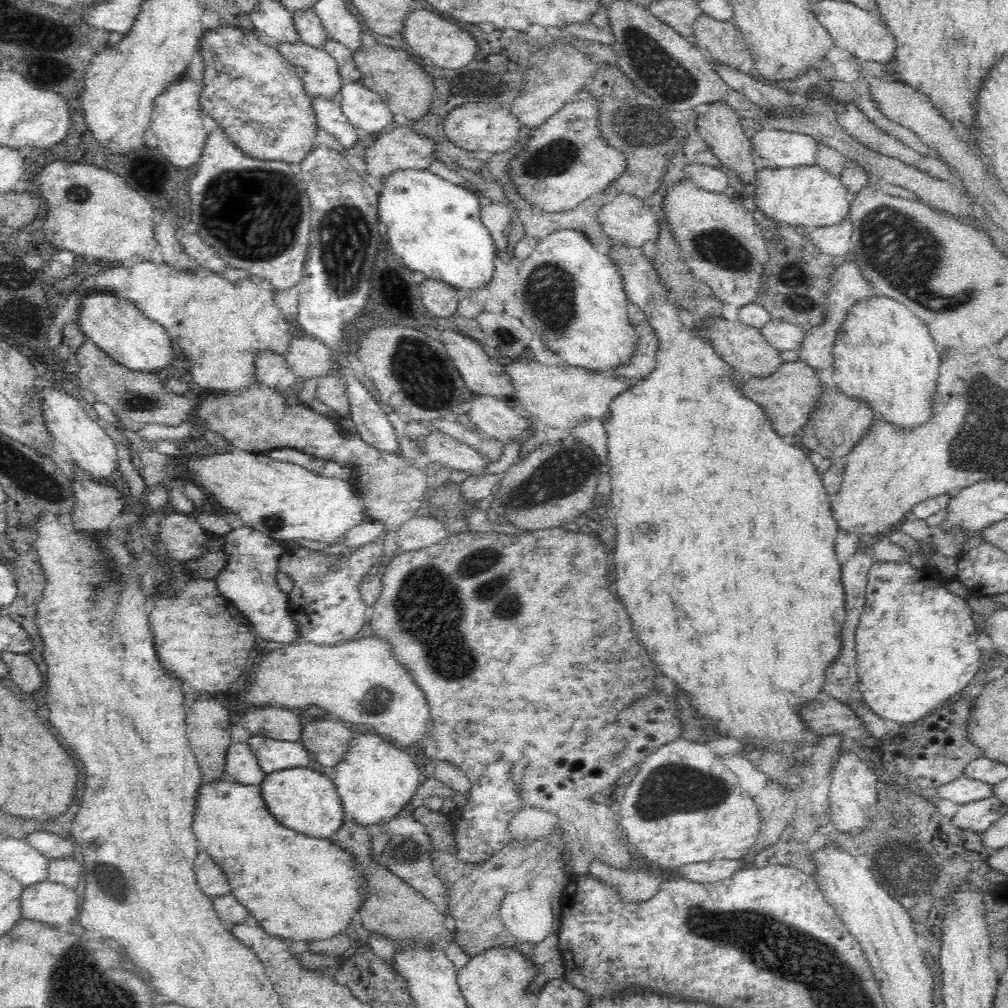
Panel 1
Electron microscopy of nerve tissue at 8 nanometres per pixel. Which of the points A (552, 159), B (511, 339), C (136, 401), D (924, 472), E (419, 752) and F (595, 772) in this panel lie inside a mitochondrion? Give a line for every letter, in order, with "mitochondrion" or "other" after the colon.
A: mitochondrion
B: mitochondrion
C: mitochondrion
D: other
E: other
F: other

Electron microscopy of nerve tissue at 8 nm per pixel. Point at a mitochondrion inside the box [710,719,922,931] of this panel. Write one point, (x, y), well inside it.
(894, 859)

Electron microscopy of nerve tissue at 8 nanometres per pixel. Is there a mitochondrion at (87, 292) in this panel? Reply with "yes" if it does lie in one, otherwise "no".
no

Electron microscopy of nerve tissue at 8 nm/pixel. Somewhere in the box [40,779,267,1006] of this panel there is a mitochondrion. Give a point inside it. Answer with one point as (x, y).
(110, 878)

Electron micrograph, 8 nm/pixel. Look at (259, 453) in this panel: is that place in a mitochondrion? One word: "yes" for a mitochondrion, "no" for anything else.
no

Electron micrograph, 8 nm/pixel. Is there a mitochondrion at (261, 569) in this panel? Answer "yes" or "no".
no

